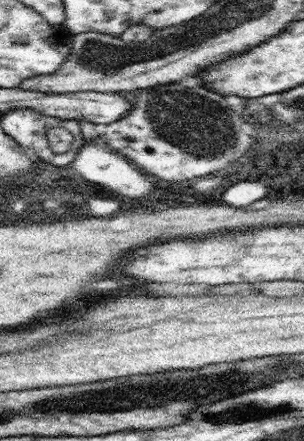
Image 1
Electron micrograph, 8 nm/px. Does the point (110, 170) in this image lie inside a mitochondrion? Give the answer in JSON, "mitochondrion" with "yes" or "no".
{"mitochondrion":"no"}

